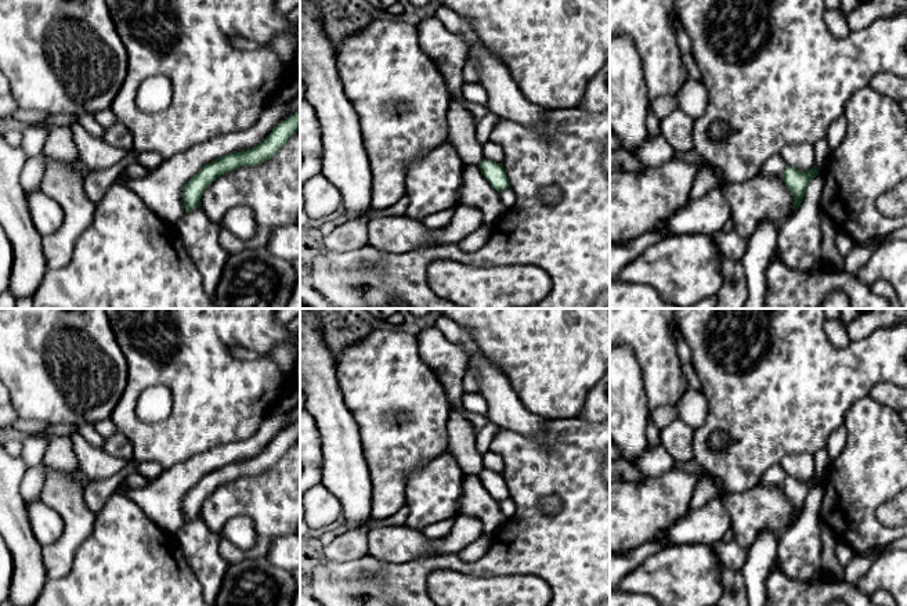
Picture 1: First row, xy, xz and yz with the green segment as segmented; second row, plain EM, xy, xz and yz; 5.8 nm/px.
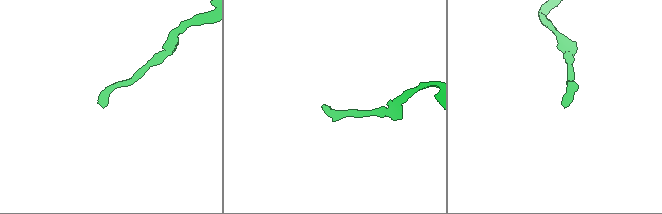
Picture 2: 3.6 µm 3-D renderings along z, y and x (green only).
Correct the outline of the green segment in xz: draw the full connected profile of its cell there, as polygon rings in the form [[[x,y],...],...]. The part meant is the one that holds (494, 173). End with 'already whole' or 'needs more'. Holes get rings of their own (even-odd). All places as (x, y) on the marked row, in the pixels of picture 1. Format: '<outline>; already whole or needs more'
[[[483,159],[478,163],[478,169],[484,178],[492,185],[498,192],[510,188],[509,177],[502,166],[502,163],[496,163],[488,159]]]; already whole

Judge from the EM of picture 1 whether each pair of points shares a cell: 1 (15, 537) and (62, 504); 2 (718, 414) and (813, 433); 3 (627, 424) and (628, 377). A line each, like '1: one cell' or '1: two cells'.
1: two cells
2: one cell
3: one cell

